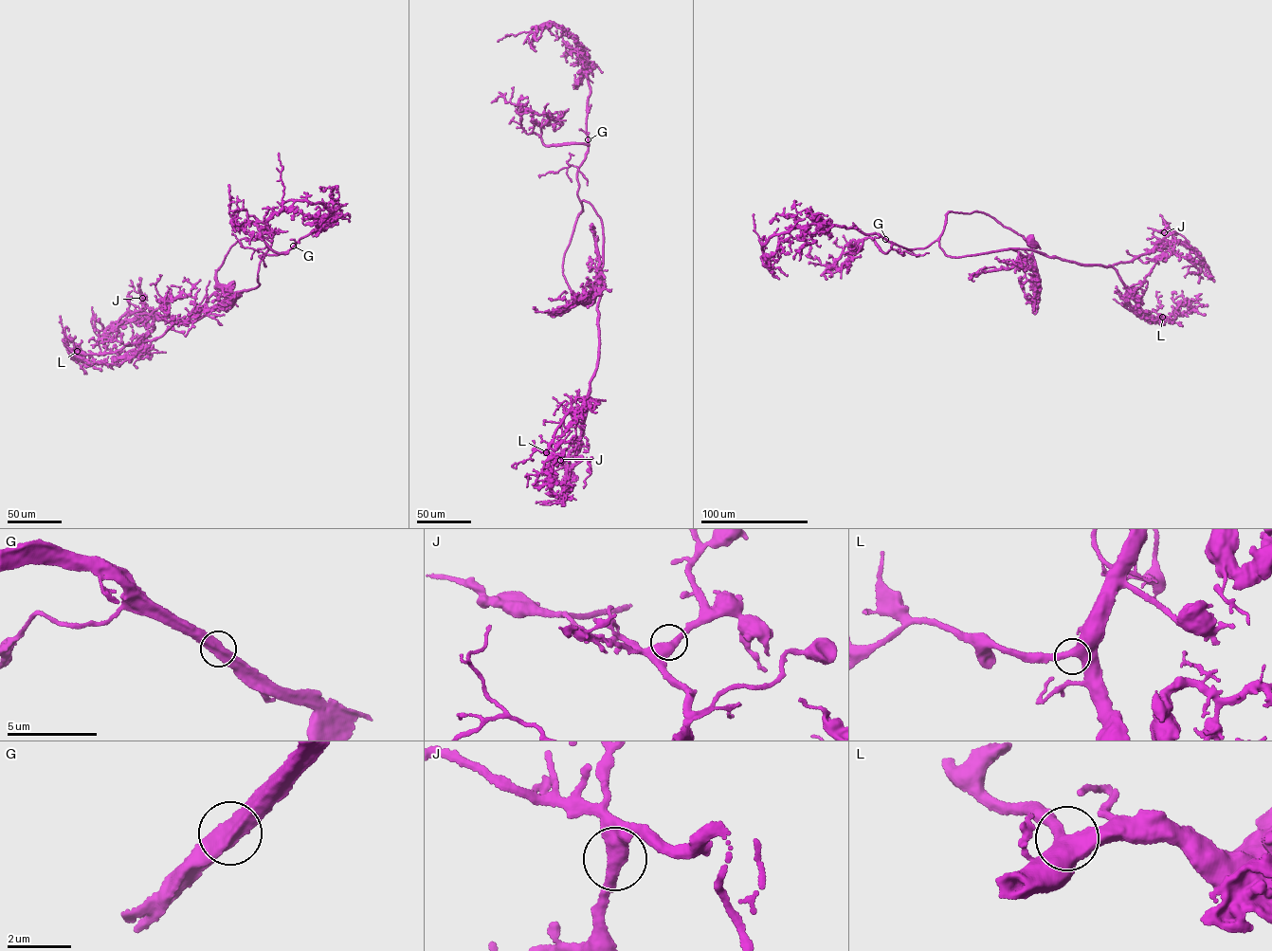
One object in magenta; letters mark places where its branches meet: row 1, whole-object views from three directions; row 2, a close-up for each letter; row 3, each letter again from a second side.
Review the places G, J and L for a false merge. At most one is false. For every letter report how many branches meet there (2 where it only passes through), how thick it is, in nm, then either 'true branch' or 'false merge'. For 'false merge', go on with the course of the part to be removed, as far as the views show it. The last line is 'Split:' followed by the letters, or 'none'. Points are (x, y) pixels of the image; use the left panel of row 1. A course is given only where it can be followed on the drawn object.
G: branches 2; calibre 500 nm; true branch
J: branches 2; calibre 480 nm; true branch
L: branches 2; calibre 480 nm; true branch
Split: none

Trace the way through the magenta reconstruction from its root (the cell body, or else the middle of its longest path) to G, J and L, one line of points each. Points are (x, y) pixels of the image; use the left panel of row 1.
G: (226, 289), (216, 273), (230, 246), (242, 239), (270, 237), (270, 247), (261, 258), (293, 246)
J: (226, 289), (216, 273), (230, 246), (245, 237), (270, 237), (258, 285), (198, 319), (166, 323), (142, 298)
L: (226, 289), (216, 273), (230, 246), (270, 237), (253, 289), (158, 338), (104, 355), (77, 351)

